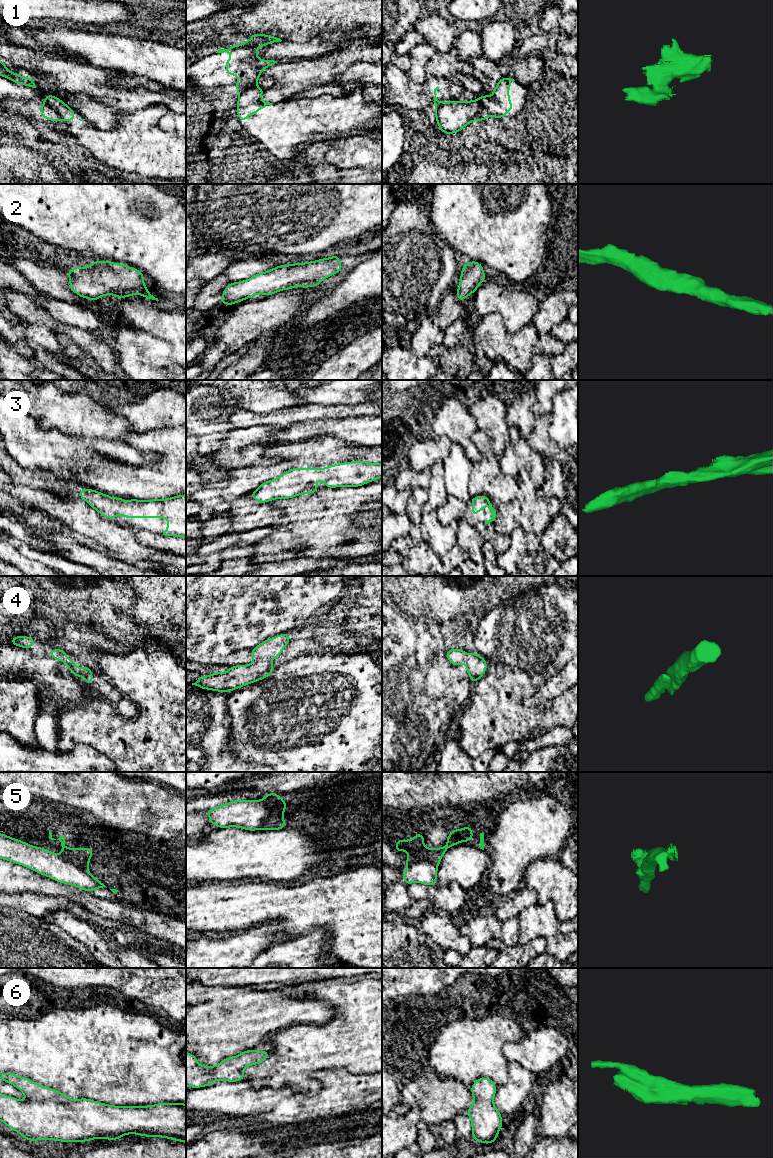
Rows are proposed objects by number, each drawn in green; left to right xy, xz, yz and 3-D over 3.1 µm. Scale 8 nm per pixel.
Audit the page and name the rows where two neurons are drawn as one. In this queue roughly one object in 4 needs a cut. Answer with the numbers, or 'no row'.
1

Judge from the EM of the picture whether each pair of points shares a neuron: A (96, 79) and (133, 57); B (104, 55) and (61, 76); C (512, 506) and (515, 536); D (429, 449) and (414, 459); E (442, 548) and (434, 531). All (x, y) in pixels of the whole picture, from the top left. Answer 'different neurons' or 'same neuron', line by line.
A: different neurons
B: different neurons
C: different neurons
D: same neuron
E: same neuron

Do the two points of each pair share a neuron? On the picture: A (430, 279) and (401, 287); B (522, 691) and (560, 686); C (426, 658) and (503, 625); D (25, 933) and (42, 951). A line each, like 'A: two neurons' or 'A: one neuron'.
A: one neuron
B: two neurons
C: two neurons
D: one neuron

